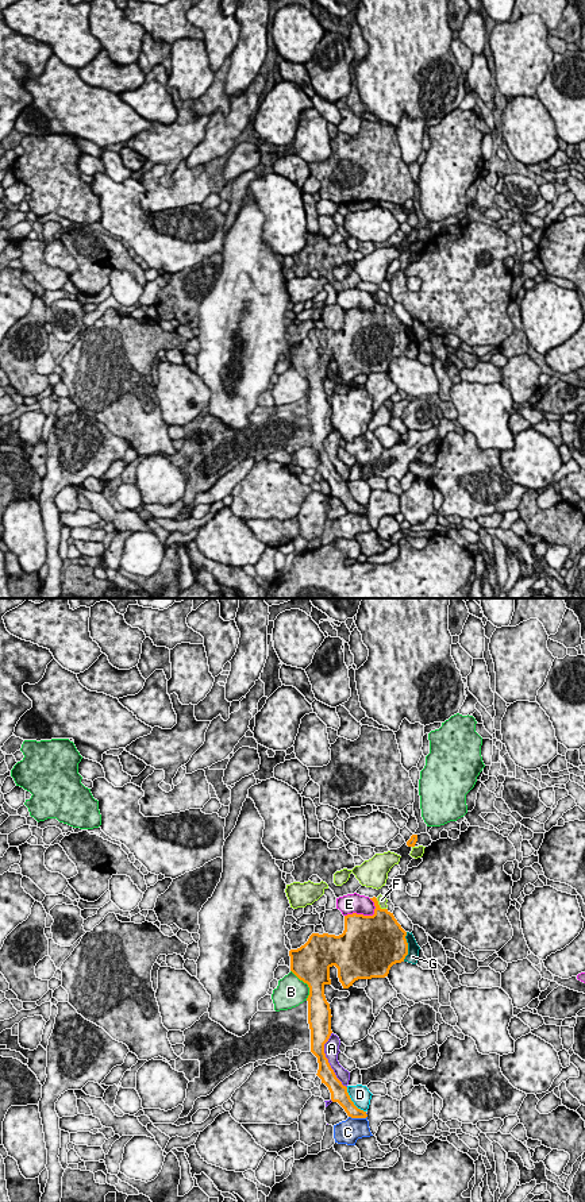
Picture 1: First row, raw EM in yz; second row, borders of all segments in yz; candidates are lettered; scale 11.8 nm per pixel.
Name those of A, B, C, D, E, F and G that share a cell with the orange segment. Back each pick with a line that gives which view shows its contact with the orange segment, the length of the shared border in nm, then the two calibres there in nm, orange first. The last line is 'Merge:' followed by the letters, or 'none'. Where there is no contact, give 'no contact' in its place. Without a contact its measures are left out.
G: yz | 360 nm | 480/140 nm
Merge: G

